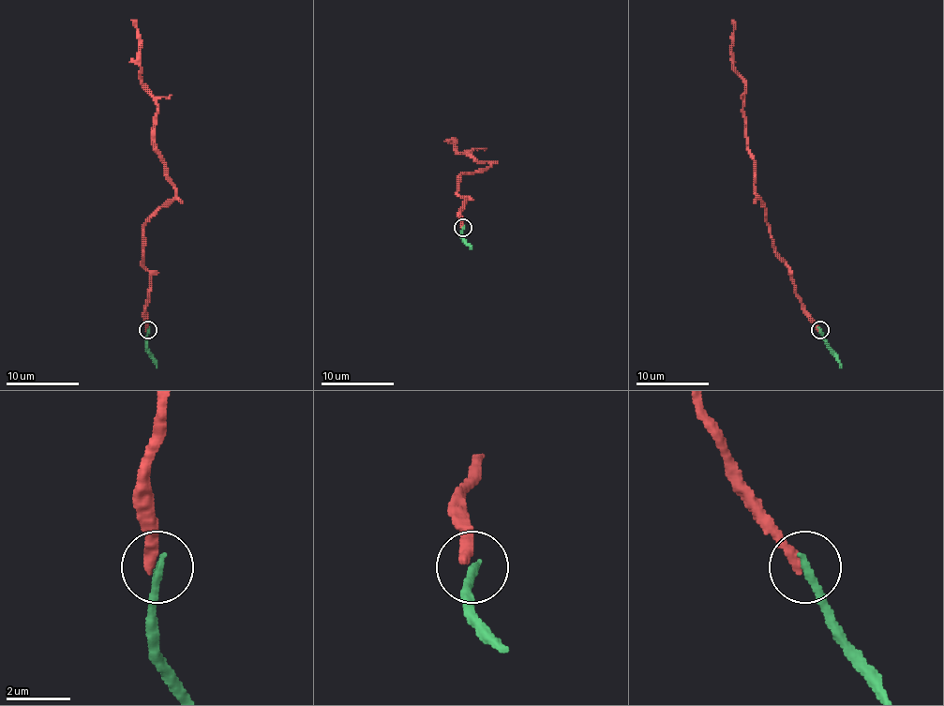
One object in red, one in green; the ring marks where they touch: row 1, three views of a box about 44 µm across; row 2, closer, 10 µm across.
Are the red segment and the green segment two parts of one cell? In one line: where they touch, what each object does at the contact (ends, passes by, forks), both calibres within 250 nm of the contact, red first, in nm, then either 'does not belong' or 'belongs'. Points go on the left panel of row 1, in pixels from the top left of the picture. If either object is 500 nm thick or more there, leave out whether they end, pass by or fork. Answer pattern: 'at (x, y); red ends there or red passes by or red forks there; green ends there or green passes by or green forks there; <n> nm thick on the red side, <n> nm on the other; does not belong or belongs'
at (148, 329); red ends there; green ends there; 340 nm thick on the red side, 280 nm on the other; belongs

